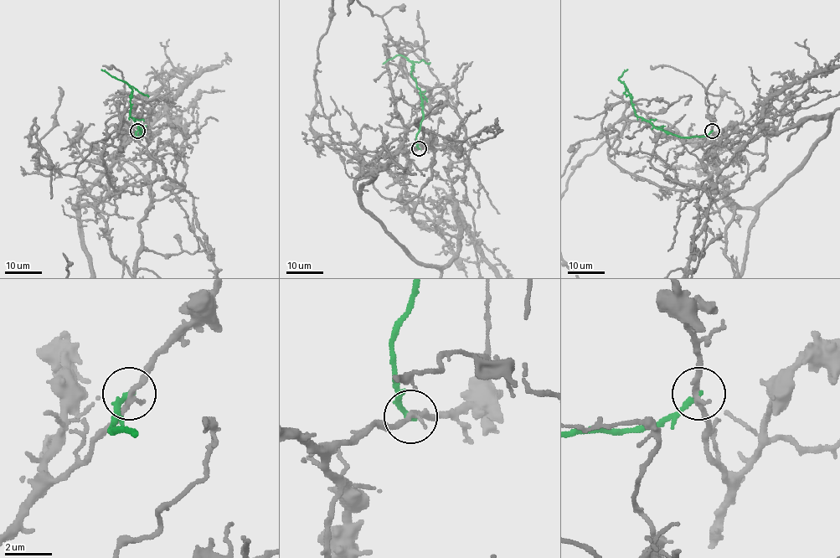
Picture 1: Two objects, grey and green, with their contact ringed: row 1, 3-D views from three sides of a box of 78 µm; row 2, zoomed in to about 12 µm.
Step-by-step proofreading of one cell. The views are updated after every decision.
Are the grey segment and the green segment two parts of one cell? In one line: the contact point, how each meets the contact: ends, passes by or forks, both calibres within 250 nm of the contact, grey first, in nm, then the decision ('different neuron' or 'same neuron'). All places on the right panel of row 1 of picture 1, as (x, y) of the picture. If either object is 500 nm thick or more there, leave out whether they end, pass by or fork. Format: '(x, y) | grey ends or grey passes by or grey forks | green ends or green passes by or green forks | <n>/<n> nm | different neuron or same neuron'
(712, 131) | grey passes by | green ends | 240/240 nm | different neuron

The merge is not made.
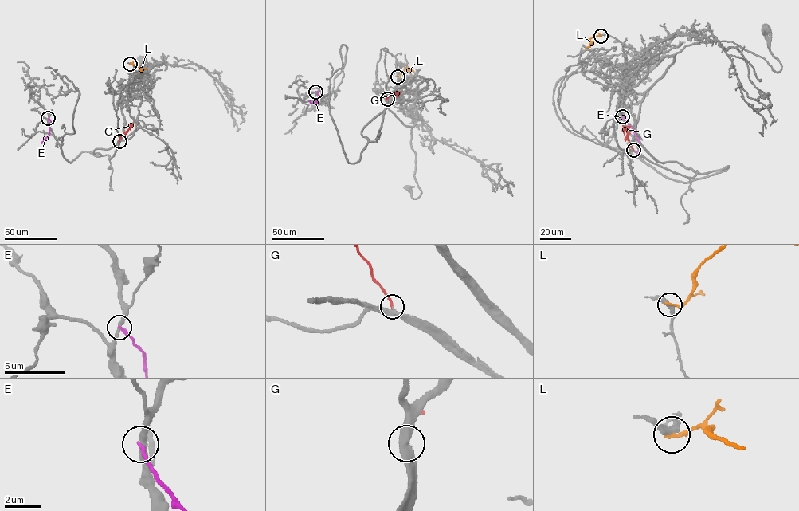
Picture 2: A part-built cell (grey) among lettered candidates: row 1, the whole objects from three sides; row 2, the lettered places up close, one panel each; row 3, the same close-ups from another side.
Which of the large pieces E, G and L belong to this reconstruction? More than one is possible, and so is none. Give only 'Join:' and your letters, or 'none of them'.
Join: G

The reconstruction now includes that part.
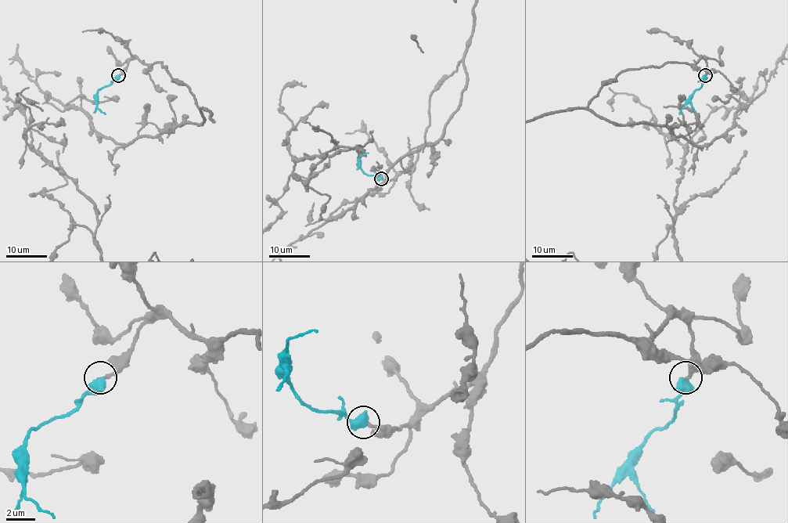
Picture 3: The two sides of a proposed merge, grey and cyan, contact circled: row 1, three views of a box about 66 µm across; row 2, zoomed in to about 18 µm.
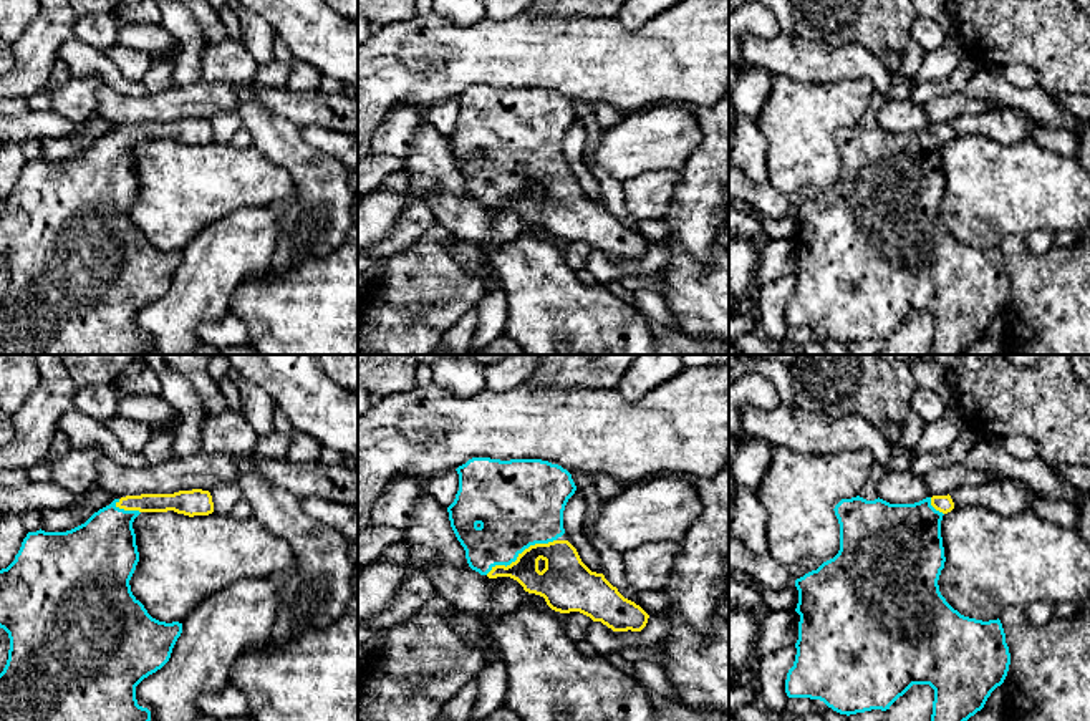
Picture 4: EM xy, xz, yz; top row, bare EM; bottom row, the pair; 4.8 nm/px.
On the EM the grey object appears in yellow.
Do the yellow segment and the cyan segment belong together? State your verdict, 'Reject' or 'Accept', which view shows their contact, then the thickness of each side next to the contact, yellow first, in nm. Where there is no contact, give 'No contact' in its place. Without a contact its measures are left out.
Accept. Touches yellow in xz. Thickness 240 nm (yellow) against 420 nm

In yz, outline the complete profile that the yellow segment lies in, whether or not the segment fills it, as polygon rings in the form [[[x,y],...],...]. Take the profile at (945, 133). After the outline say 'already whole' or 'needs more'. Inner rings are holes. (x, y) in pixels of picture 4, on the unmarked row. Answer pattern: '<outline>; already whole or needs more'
[[[860,124],[842,128],[835,134],[840,152],[840,179],[817,199],[795,209],[800,244],[797,283],[787,302],[789,327],[820,328],[840,343],[871,338],[886,340],[913,313],[934,318],[931,355],[961,355],[981,340],[991,322],[1007,305],[1010,282],[1001,249],[976,249],[954,239],[939,220],[944,197],[941,166],[943,144],[954,138],[951,124],[933,124],[914,133],[866,129]]]; needs more

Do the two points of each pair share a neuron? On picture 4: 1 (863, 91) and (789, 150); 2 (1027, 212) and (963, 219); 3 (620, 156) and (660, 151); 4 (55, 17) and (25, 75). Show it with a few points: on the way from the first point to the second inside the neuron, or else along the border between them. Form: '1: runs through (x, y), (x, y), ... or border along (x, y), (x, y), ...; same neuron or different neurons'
1: runs through (845, 101), (834, 105), (807, 131); same neuron
2: runs through (1011, 212), (979, 212); same neuron
3: runs through (630, 151), (650, 151); same neuron
4: runs through (47, 32), (32, 60); same neuron

